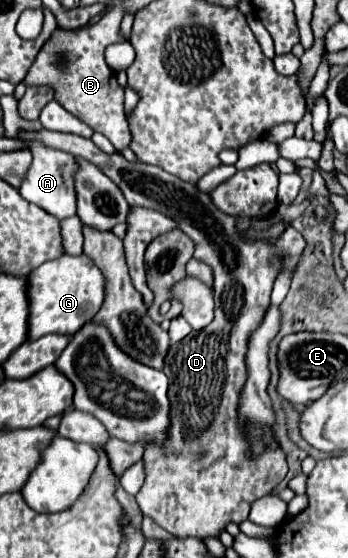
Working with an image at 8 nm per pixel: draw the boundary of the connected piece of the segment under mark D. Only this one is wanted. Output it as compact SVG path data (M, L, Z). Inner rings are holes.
M22 129L18 131L18 139L38 141L46 147L90 161L120 187L130 205L170 215L196 243L194 257L212 267L216 301L214 321L170 345L168 355L164 357L162 373L170 379L170 427L162 445L150 443L144 451L146 481L136 495L136 501L146 517L154 519L174 537L218 537L226 523L242 523L248 519L252 503L266 493L272 493L288 473L286 457L265 427L266 449L260 455L252 455L248 435L238 425L238 405L248 379L244 363L248 339L256 327L260 327L264 313L270 307L270 293L276 279L276 269L270 267L268 261L272 255L300 255L306 249L306 239L288 225L276 245L268 245L266 241L242 241L240 231L236 229L236 217L218 211L210 197L200 193L196 185L184 183L156 165L140 161L130 163L120 153L108 155L86 137L48 129Z

